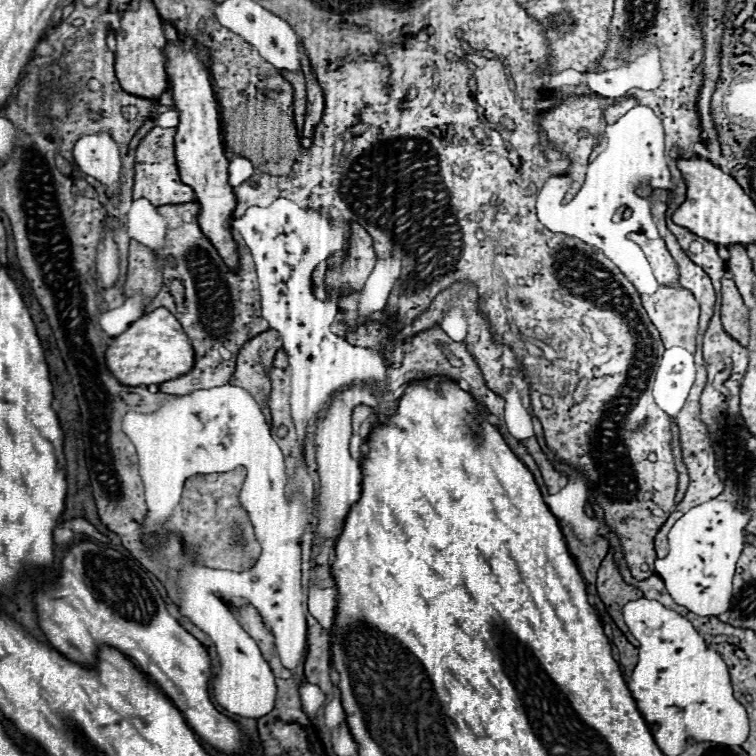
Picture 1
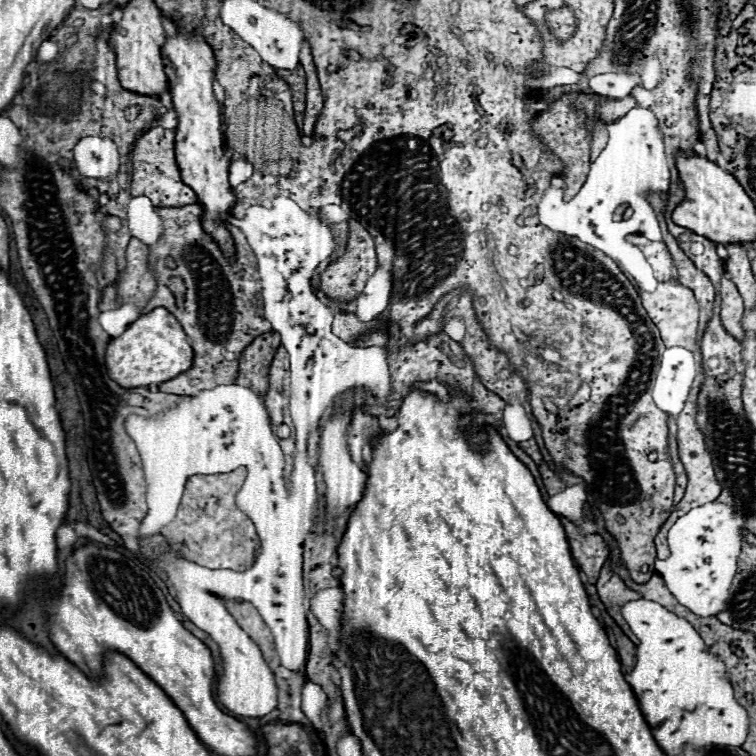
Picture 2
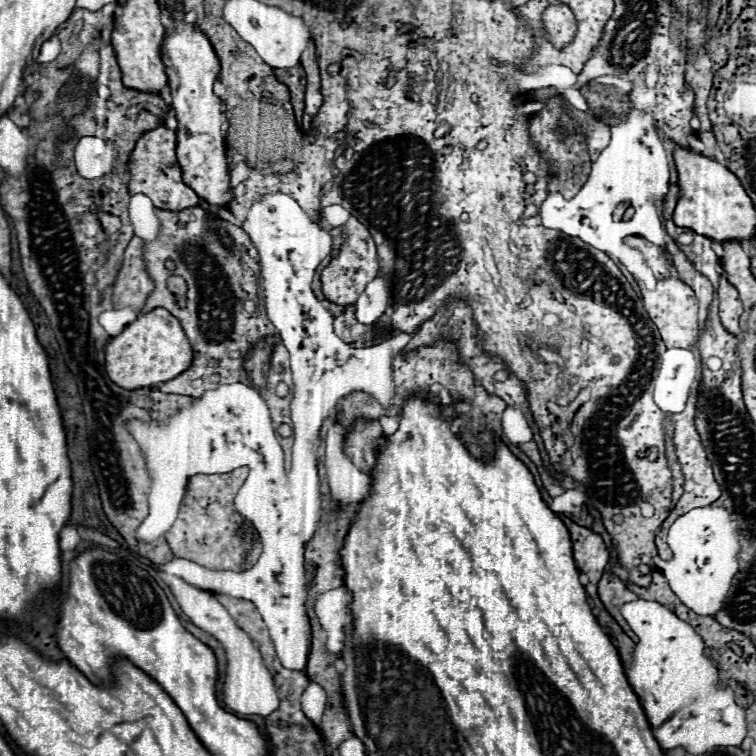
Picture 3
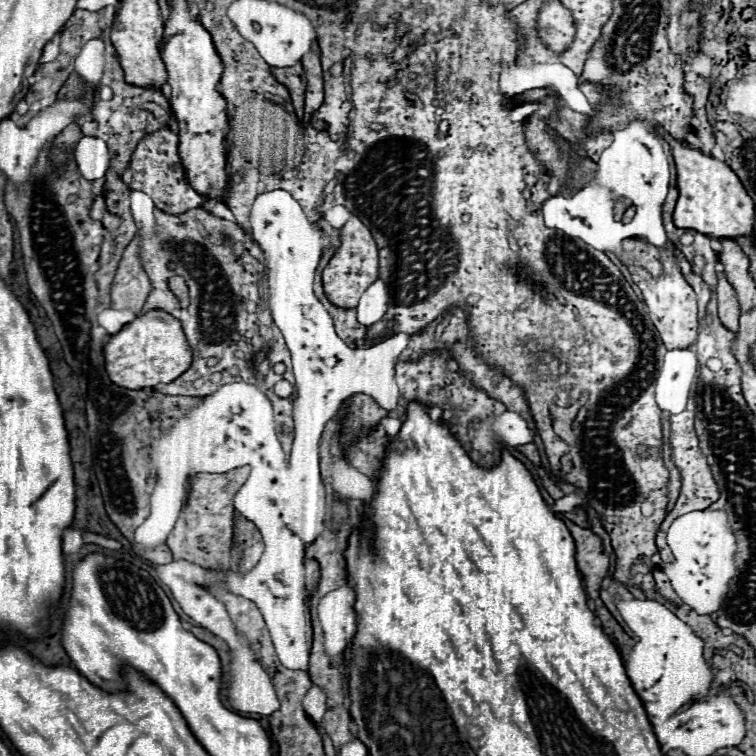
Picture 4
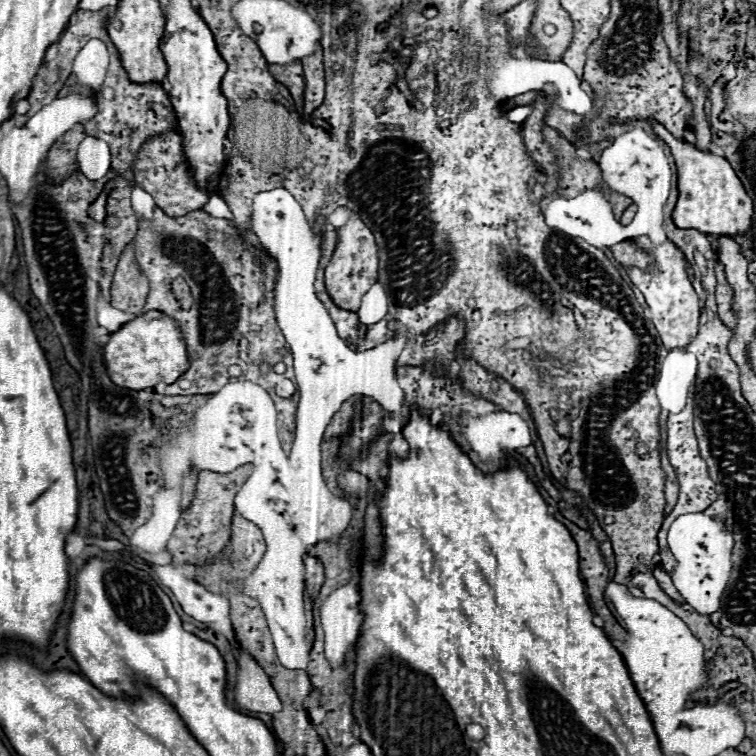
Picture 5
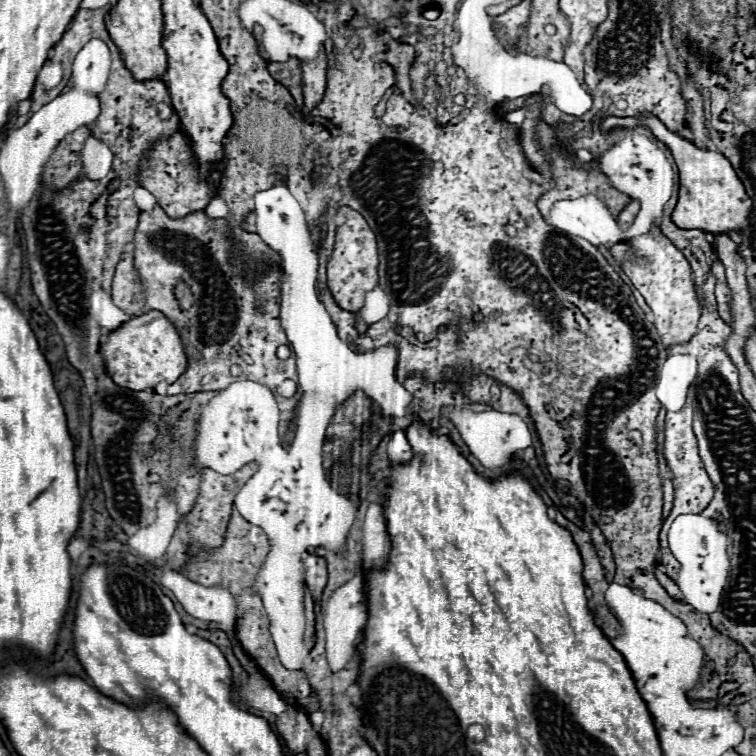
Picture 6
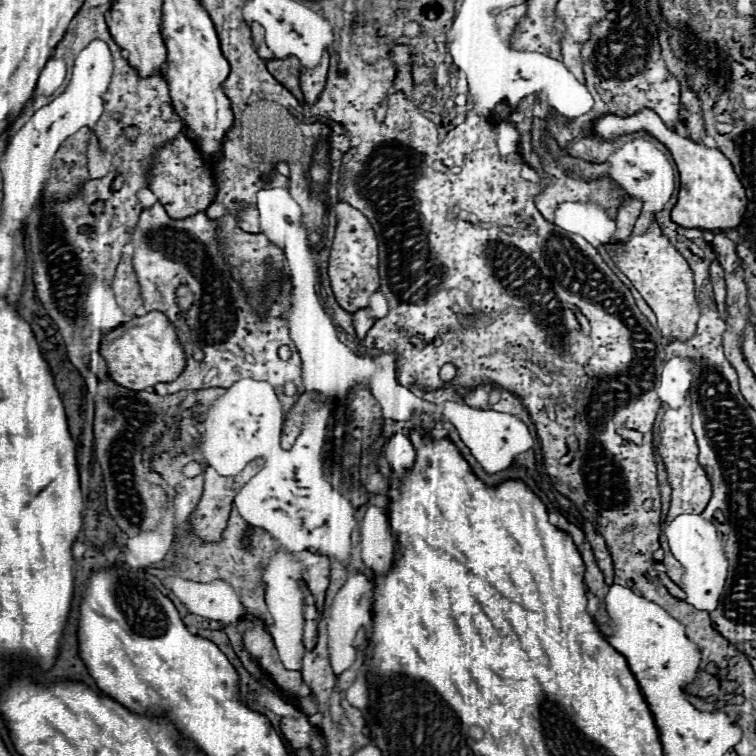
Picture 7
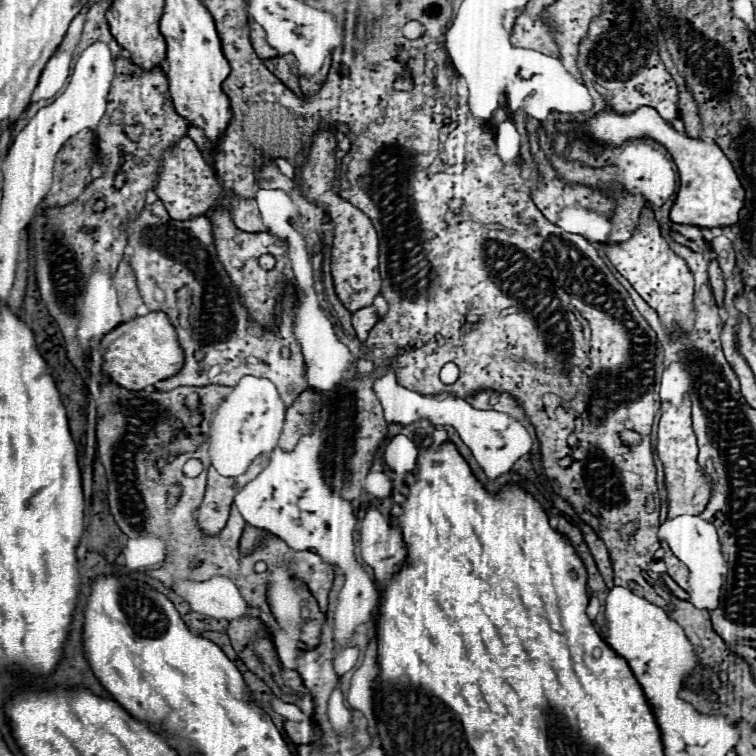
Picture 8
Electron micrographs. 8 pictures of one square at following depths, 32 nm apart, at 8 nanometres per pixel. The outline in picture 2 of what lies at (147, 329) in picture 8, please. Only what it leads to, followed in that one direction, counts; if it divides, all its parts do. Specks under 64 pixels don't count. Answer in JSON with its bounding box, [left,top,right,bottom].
[106,308,194,388]

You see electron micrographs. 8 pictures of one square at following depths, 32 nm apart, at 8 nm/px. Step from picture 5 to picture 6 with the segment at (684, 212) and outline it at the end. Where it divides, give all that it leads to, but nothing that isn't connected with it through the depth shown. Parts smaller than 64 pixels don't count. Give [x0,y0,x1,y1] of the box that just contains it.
[600,114,752,234]

